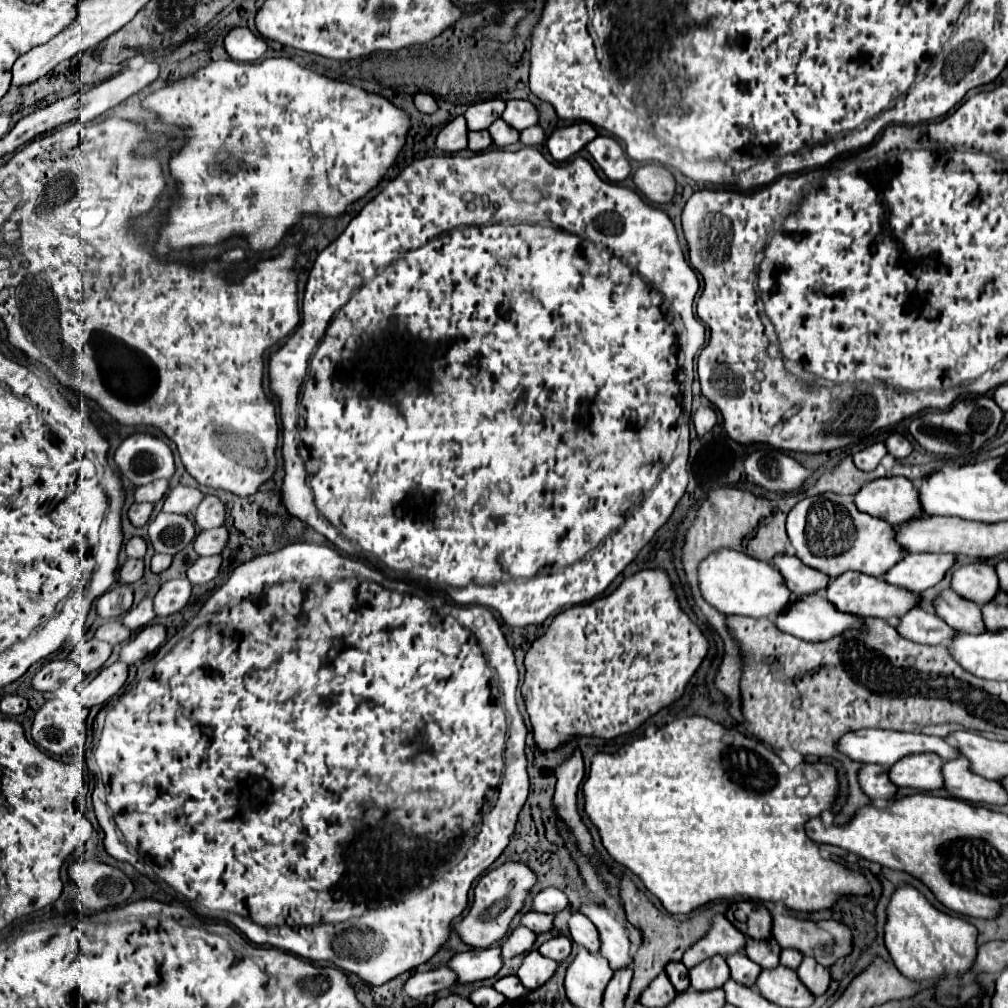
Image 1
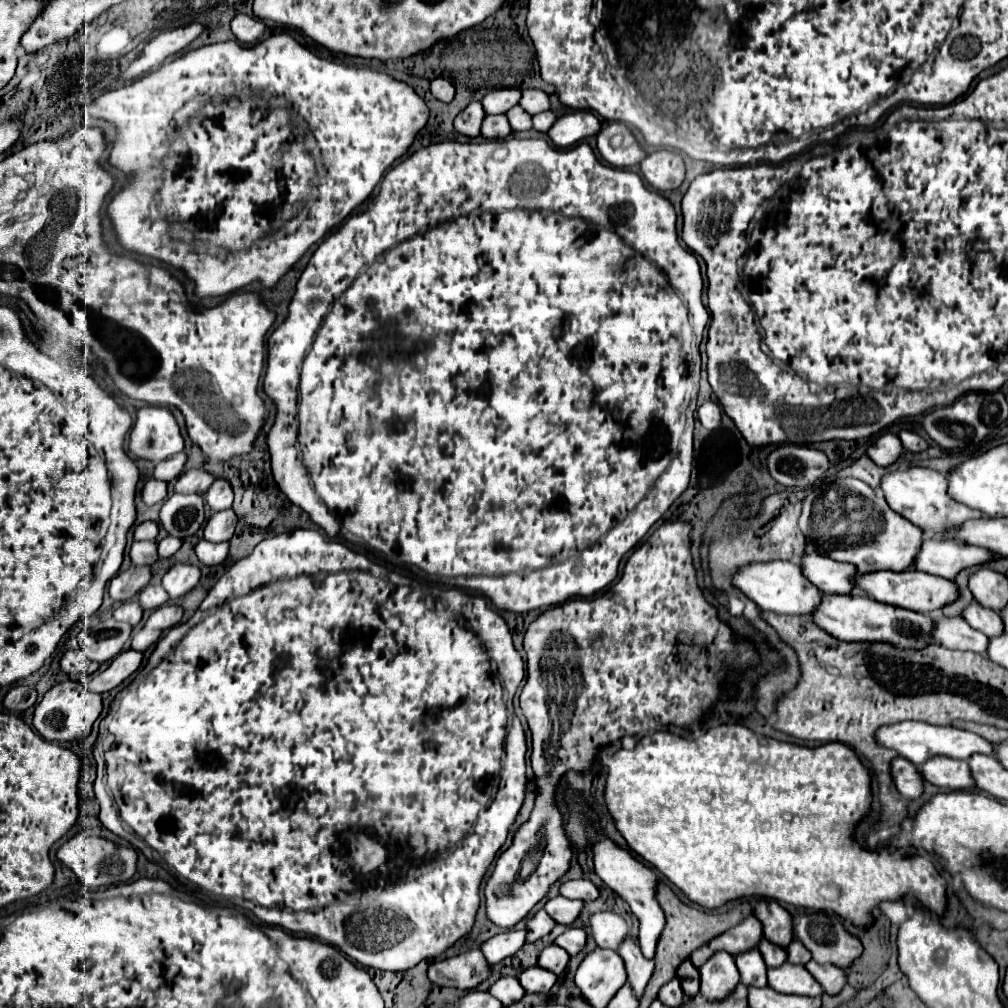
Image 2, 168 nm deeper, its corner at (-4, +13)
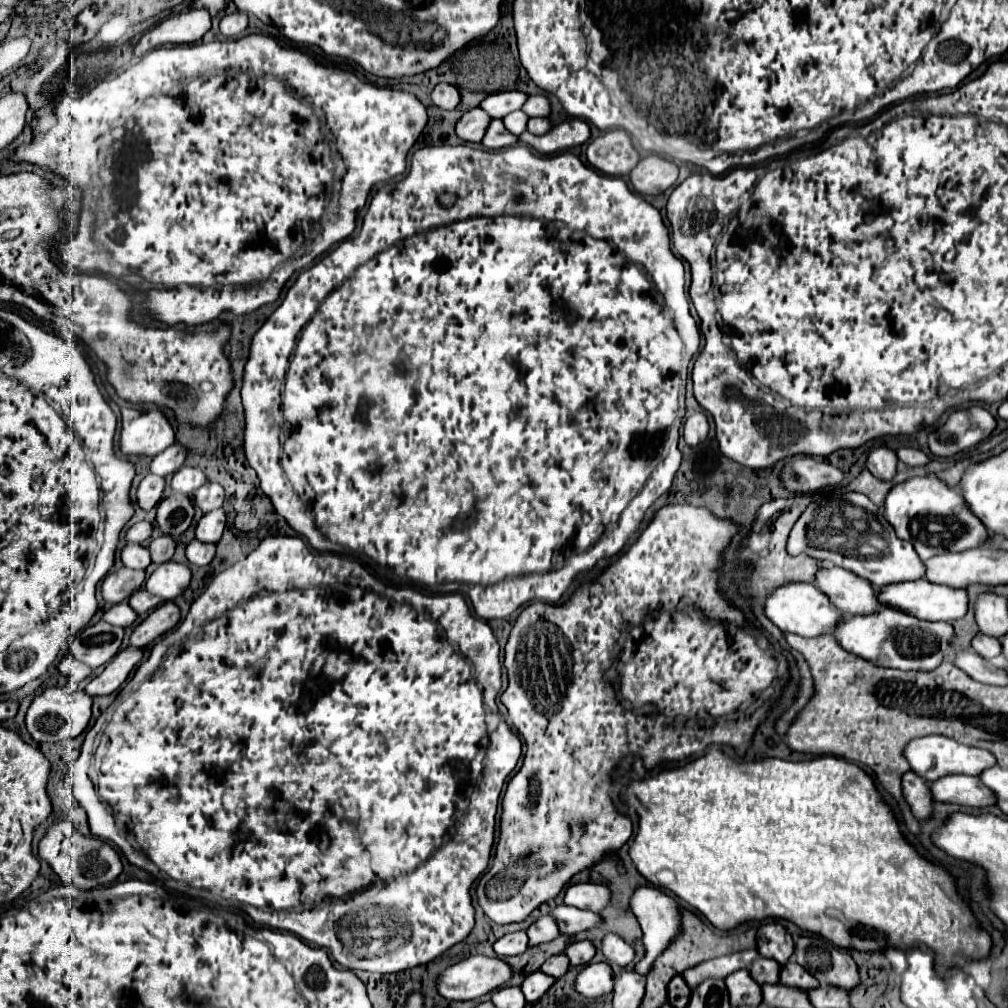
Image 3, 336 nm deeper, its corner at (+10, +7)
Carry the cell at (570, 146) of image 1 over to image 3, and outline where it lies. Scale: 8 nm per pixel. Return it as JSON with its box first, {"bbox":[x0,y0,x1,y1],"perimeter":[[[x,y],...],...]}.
{"bbox":[520,120,590,154],"perimeter":[[[568,120],[568,122],[554,126],[550,132],[542,136],[524,132],[520,136],[520,142],[532,146],[540,154],[556,154],[574,146],[580,146],[588,138],[590,138],[590,126],[584,120]]]}

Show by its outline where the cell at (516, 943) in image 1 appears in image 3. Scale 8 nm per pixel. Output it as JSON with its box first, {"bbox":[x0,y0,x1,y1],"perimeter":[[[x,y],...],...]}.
{"bbox":[526,916,560,946],"perimeter":[[[540,916],[536,922],[530,924],[526,934],[530,938],[528,946],[536,946],[536,944],[542,944],[542,942],[554,940],[560,934],[560,930],[558,930],[558,926],[556,926],[552,916]]]}

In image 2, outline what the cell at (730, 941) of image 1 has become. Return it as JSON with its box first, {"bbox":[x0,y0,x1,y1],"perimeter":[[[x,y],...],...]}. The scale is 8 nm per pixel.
{"bbox":[690,916,764,968],"perimeter":[[[748,916],[744,922],[740,922],[738,926],[730,928],[728,932],[724,932],[722,936],[714,938],[712,942],[704,944],[702,948],[698,948],[696,952],[692,952],[690,960],[696,968],[700,968],[706,960],[712,958],[712,954],[724,950],[730,956],[738,956],[740,952],[748,952],[752,948],[756,948],[760,944],[760,940],[764,938],[762,934],[762,924],[756,916]]]}

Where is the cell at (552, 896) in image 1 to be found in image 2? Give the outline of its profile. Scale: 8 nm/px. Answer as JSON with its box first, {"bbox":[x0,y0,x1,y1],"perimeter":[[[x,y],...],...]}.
{"bbox":[560,880,600,902],"perimeter":[[[568,880],[560,886],[560,894],[566,898],[578,898],[590,902],[600,896],[600,890],[590,880]]]}

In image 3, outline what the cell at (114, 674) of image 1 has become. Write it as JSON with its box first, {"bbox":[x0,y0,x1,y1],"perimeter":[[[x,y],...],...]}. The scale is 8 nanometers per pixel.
{"bbox":[84,648,142,696],"perimeter":[[[124,648],[122,652],[118,652],[102,670],[102,674],[98,674],[94,680],[90,680],[90,684],[84,688],[84,692],[88,696],[104,696],[104,694],[112,694],[114,690],[118,690],[128,674],[132,672],[132,668],[142,660],[142,650],[140,648]]]}

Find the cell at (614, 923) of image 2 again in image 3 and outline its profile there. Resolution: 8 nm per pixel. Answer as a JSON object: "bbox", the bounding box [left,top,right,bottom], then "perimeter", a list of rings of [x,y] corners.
{"bbox":[602,932,634,966],"perimeter":[[[608,932],[602,938],[602,954],[608,962],[614,962],[618,966],[628,966],[634,960],[634,950],[630,944],[626,944],[618,934]]]}

